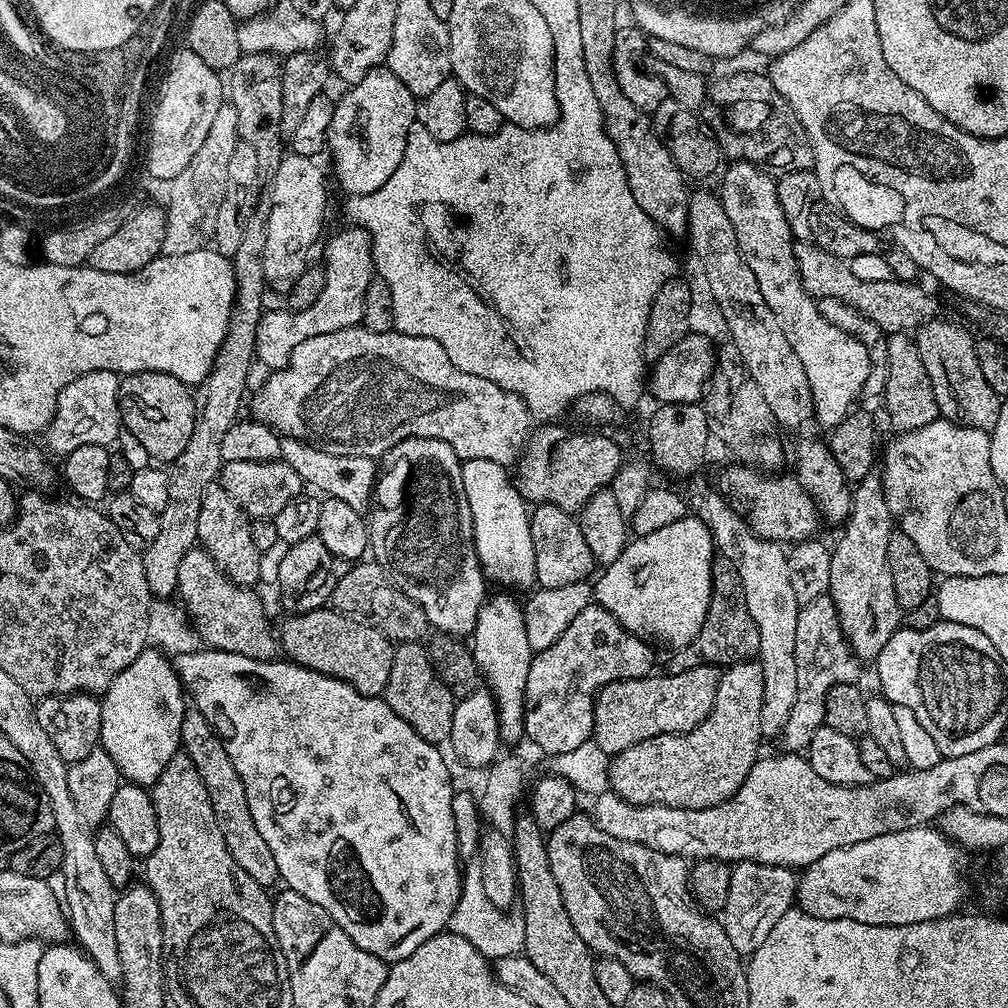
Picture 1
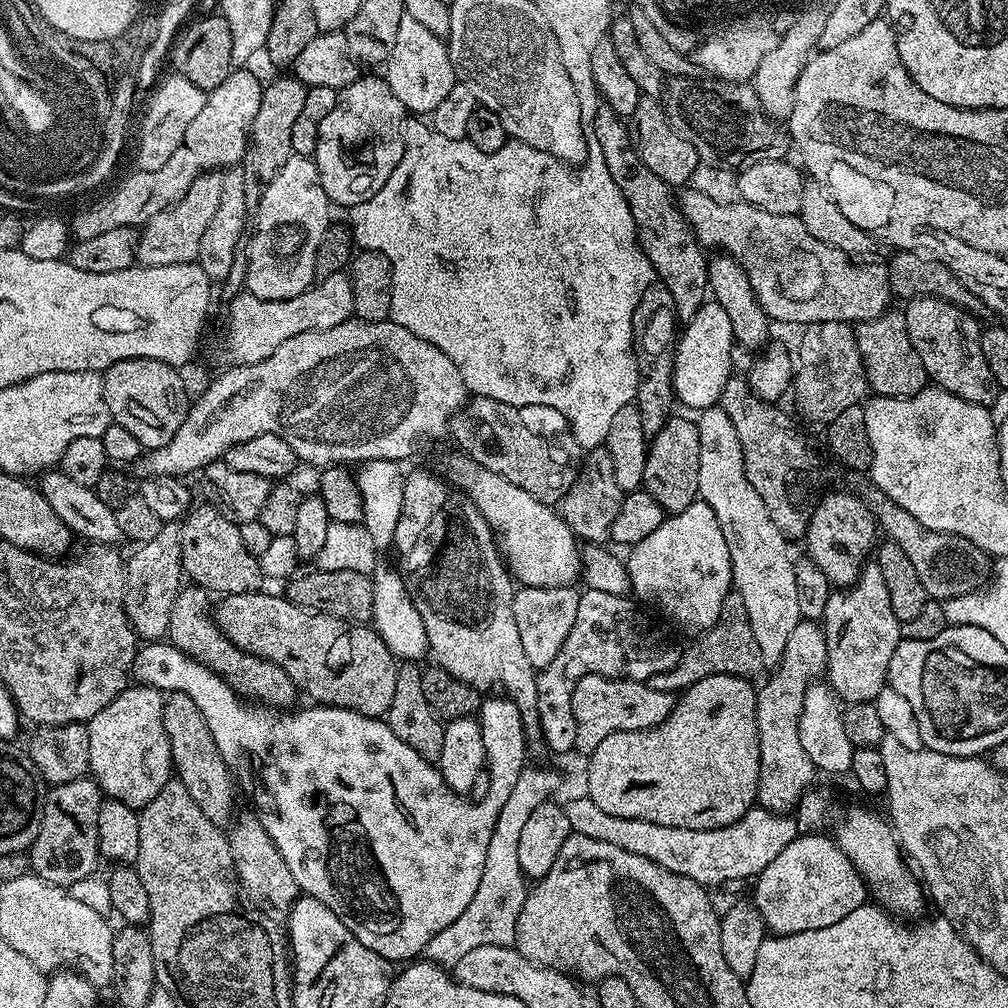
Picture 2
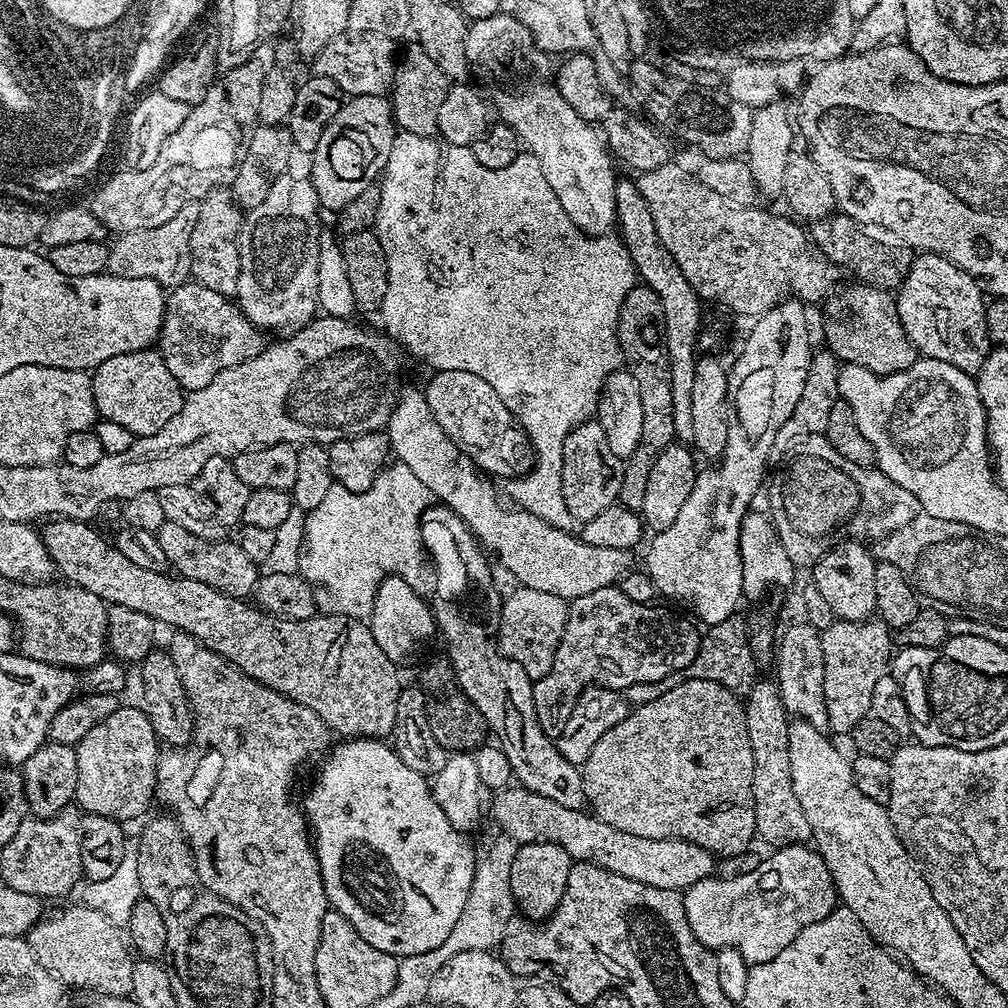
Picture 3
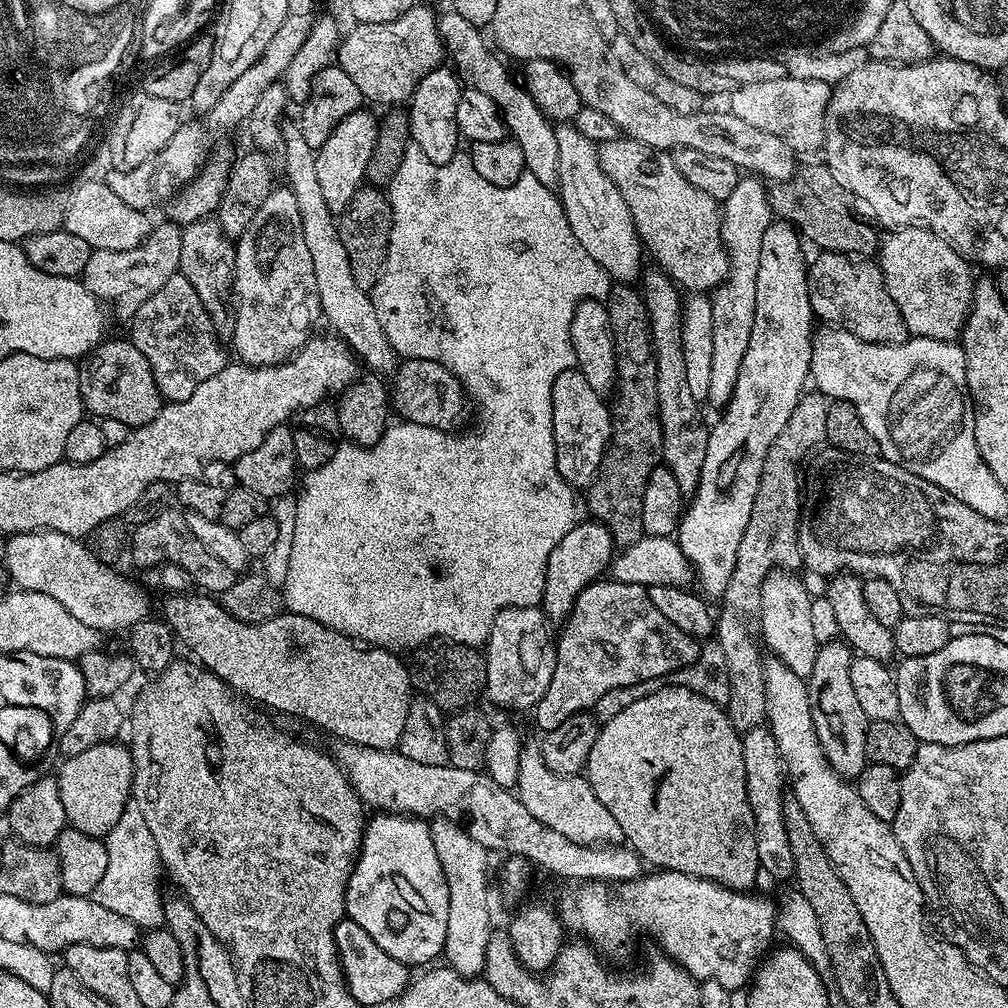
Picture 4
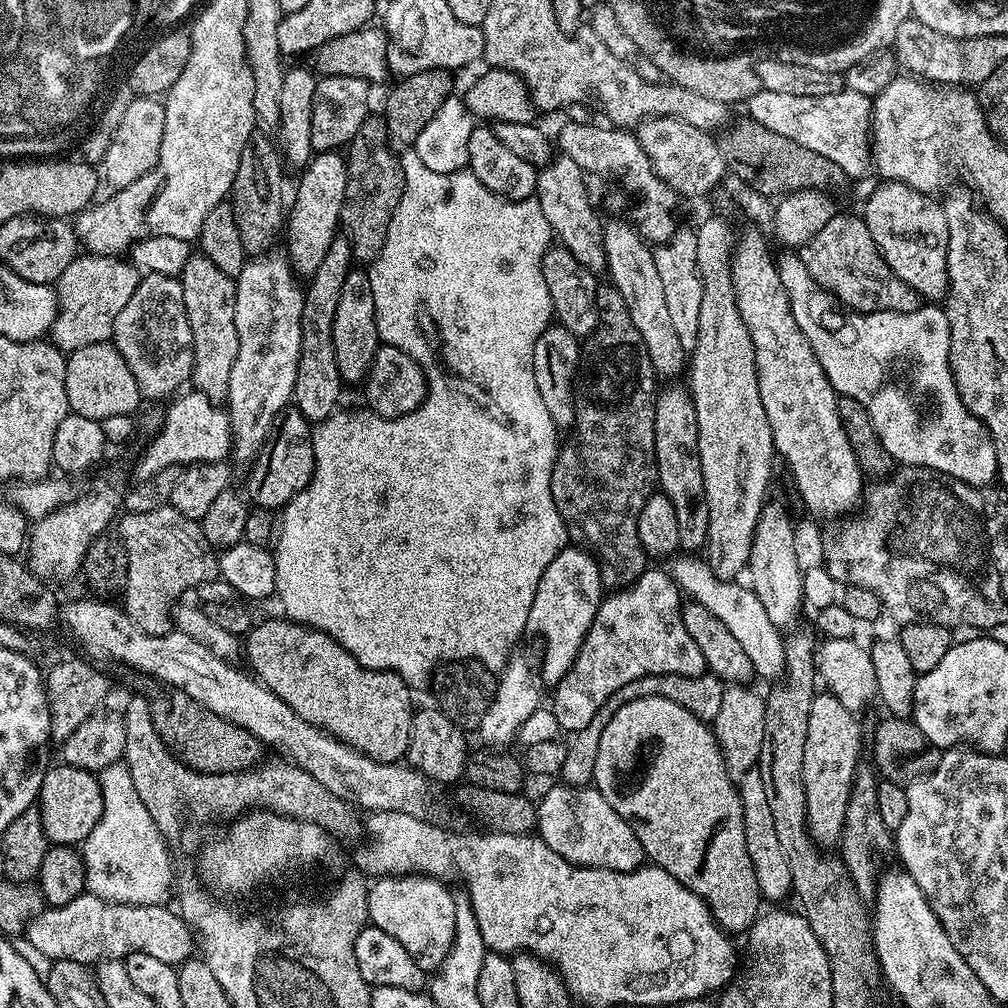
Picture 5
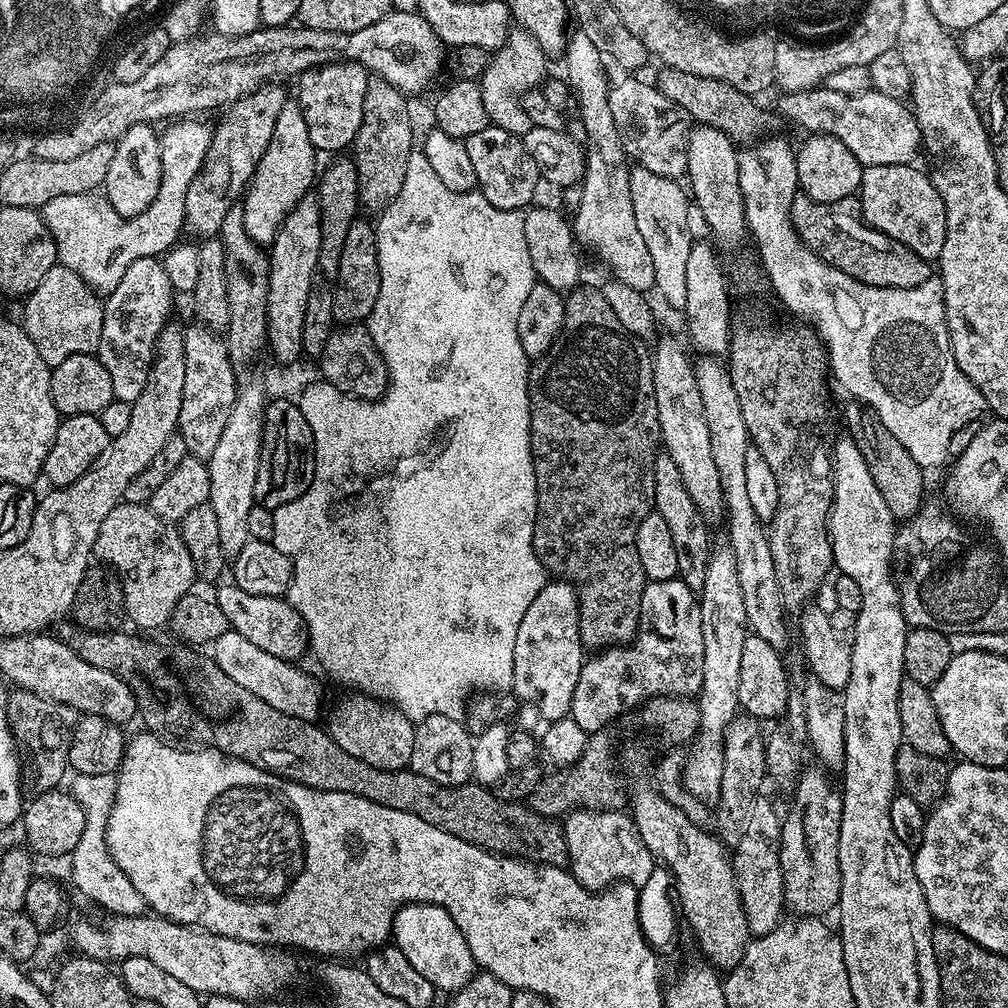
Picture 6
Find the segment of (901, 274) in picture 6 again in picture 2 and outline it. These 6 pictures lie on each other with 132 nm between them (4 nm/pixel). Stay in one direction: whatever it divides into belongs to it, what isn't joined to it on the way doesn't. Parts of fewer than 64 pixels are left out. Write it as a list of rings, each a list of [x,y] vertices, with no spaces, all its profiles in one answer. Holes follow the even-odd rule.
[[[889,310],[873,320],[861,320],[855,325],[858,350],[862,354],[868,387],[878,396],[913,396],[926,387],[928,371],[918,358],[918,350],[910,342],[903,311]]]

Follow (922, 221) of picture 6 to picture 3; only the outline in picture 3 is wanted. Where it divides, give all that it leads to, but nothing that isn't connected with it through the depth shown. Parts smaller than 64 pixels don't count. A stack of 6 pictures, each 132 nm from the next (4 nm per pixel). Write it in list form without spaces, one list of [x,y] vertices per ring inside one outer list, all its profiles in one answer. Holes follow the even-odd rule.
[[[920,252],[895,298],[902,330],[906,330],[906,338],[910,338],[921,357],[950,362],[950,366],[958,366],[963,372],[979,372],[990,351],[986,296],[979,280],[937,252]]]

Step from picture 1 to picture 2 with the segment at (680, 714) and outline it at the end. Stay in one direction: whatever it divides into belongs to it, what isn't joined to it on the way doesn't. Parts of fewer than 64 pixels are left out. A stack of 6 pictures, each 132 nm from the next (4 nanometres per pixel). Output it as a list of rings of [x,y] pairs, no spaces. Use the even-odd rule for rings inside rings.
[[[599,674],[583,676],[578,686],[574,686],[572,699],[575,751],[591,754],[598,750],[602,738],[610,738],[610,734],[656,728],[663,720],[667,720],[676,701],[677,697],[673,693],[654,690],[643,680],[621,680]]]

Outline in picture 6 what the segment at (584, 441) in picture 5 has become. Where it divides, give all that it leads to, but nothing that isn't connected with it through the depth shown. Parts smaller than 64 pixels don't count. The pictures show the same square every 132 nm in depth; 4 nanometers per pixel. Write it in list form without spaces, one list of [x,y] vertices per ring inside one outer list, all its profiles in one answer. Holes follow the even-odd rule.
[[[576,290],[564,302],[564,332],[568,336],[568,364],[548,364],[531,373],[528,382],[529,406],[532,410],[532,457],[536,461],[536,489],[538,490],[538,510],[536,511],[536,530],[534,544],[536,553],[545,569],[553,577],[567,580],[576,587],[576,597],[580,603],[580,640],[592,650],[603,650],[609,646],[623,646],[633,640],[640,629],[640,607],[644,593],[644,571],[642,562],[638,562],[638,526],[642,518],[654,511],[654,474],[656,458],[662,448],[660,423],[658,422],[658,402],[654,390],[652,373],[652,352],[643,339],[626,330],[618,322],[618,314],[610,310],[603,291],[580,292]]]

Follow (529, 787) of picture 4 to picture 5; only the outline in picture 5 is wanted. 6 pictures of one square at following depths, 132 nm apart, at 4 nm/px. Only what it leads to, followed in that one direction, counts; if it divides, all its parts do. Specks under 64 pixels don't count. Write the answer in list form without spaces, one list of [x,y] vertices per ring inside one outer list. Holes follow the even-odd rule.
[[[563,782],[553,784],[556,785],[538,800],[536,825],[540,839],[546,842],[546,846],[550,846],[550,850],[554,850],[554,854],[562,854],[566,862],[576,864],[579,868],[605,868],[615,872],[635,872],[645,863],[644,847],[642,842],[638,842],[638,834],[630,830],[622,814],[618,814],[618,810],[614,810],[614,806],[610,806],[610,802],[602,798],[598,789],[594,786],[574,786]]]

